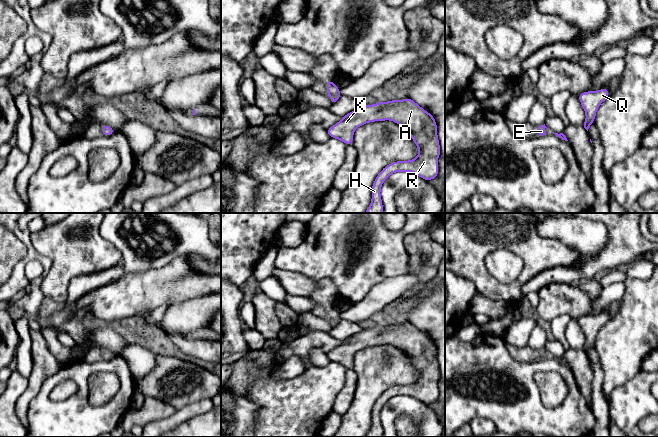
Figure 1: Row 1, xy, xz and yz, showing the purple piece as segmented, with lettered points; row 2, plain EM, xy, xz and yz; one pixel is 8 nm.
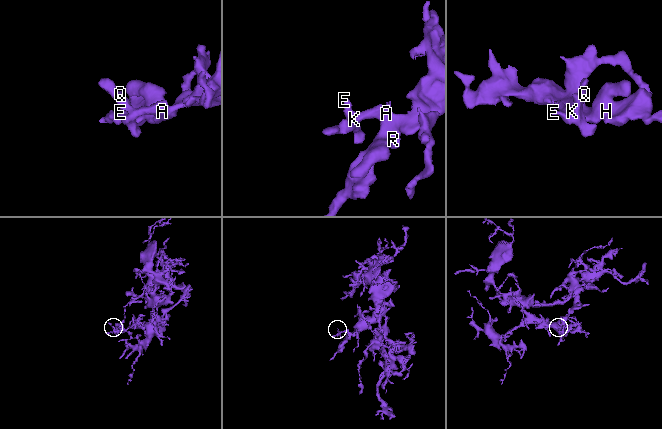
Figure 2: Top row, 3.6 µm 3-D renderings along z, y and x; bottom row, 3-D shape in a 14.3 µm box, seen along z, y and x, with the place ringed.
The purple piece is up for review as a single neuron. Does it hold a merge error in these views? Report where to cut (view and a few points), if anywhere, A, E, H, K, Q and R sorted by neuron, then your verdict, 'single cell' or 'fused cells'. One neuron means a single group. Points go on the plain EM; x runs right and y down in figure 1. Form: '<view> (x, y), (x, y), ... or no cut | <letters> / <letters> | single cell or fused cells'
no cut | A E H K Q R | single cell

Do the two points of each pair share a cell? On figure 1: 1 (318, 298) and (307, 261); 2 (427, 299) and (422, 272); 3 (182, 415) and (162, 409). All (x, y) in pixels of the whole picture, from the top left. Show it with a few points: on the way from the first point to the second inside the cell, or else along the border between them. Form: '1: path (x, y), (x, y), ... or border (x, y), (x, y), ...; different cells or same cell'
1: border (321, 278), (329, 278), (334, 283), (337, 296); different cells
2: border (434, 282), (419, 296); different cells
3: border (176, 410), (166, 417), (152, 421); different cells

